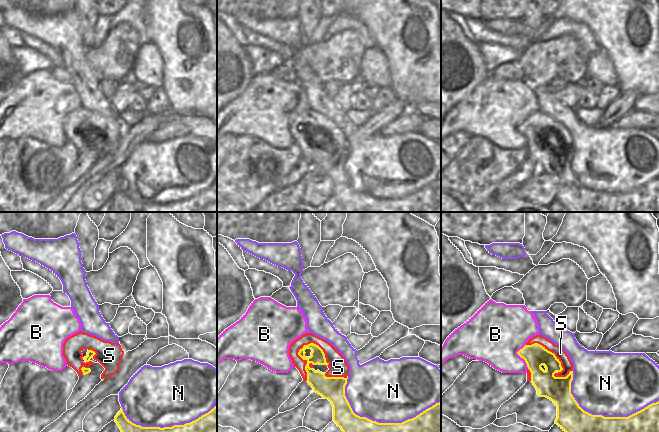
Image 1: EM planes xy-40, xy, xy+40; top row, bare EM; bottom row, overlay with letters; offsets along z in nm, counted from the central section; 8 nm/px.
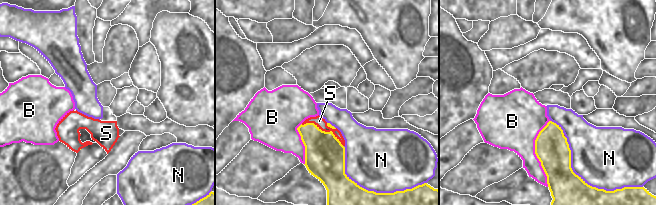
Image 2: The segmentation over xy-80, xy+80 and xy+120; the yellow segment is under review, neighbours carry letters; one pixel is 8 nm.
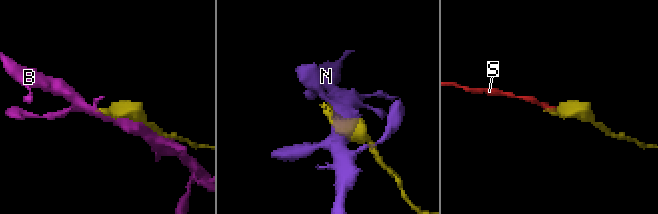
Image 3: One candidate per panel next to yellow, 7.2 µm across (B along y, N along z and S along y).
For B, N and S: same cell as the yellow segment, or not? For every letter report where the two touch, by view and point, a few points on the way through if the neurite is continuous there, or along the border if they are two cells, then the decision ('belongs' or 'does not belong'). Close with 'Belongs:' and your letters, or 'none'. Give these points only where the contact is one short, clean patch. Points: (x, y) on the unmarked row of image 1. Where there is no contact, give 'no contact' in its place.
B: meets yellow in xy+40 at (520, 132); does not belong
N: meets yellow in xy at (384, 199); does not belong
S: meets yellow in xy at (303, 135); belongs
Belongs: S

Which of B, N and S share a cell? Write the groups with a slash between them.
B / N / S

